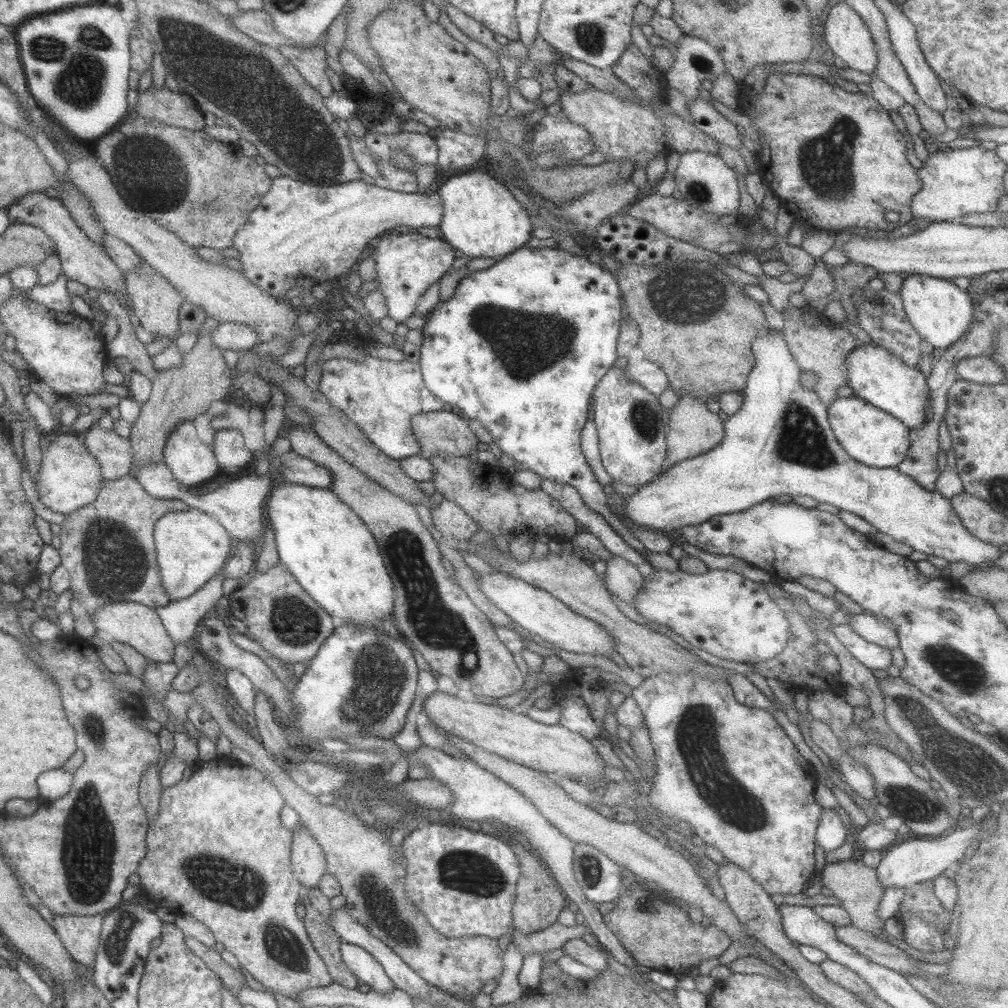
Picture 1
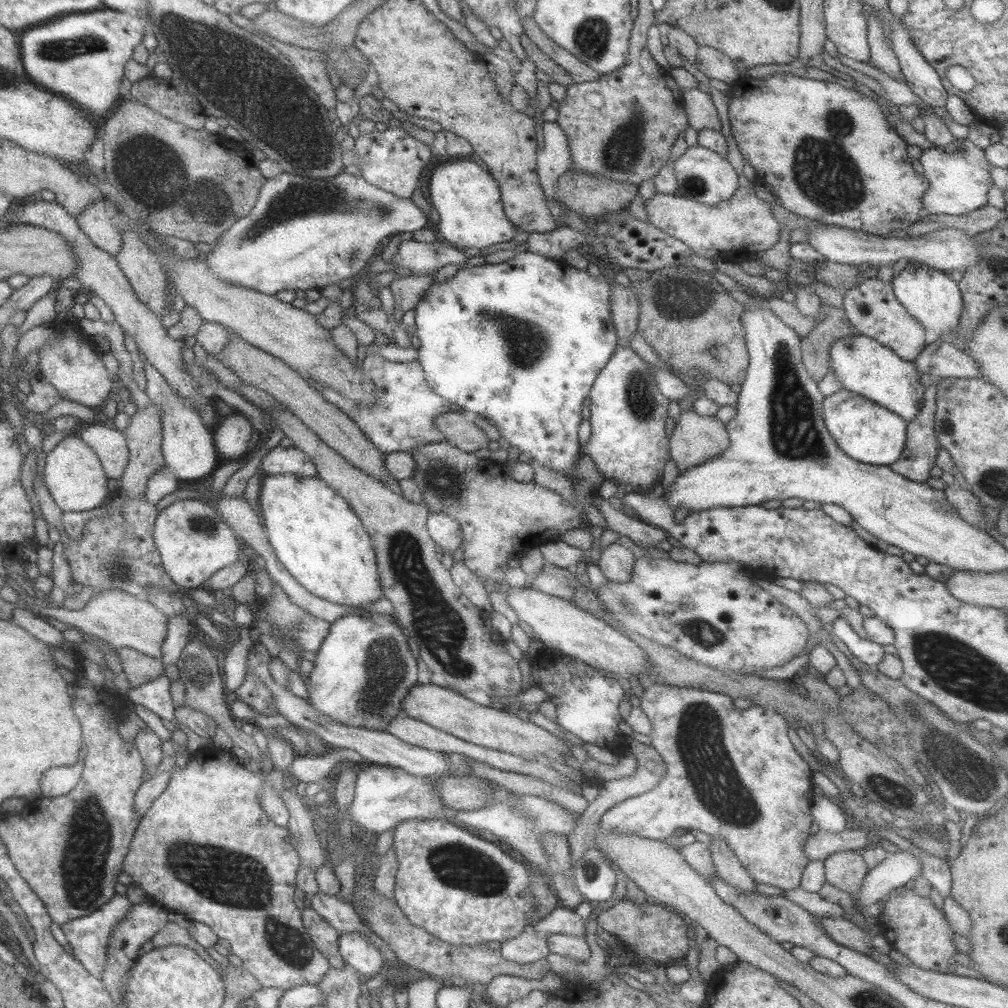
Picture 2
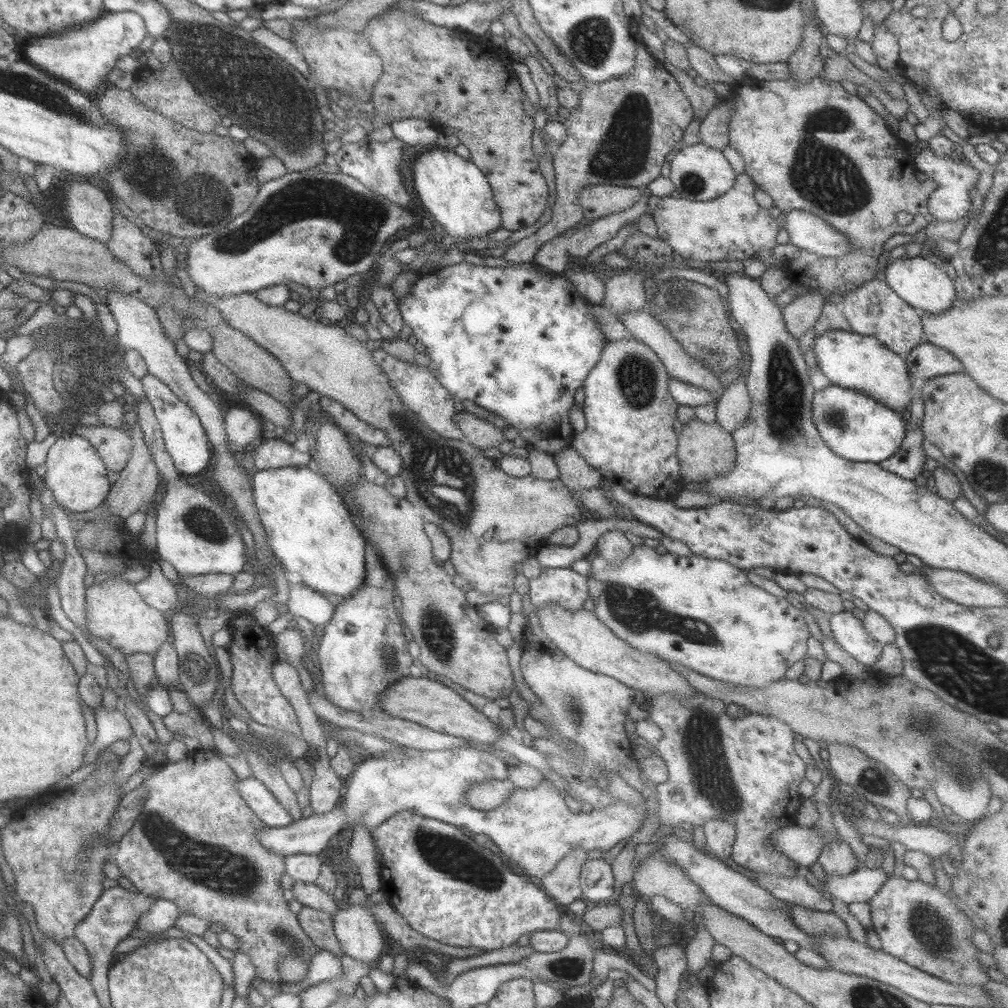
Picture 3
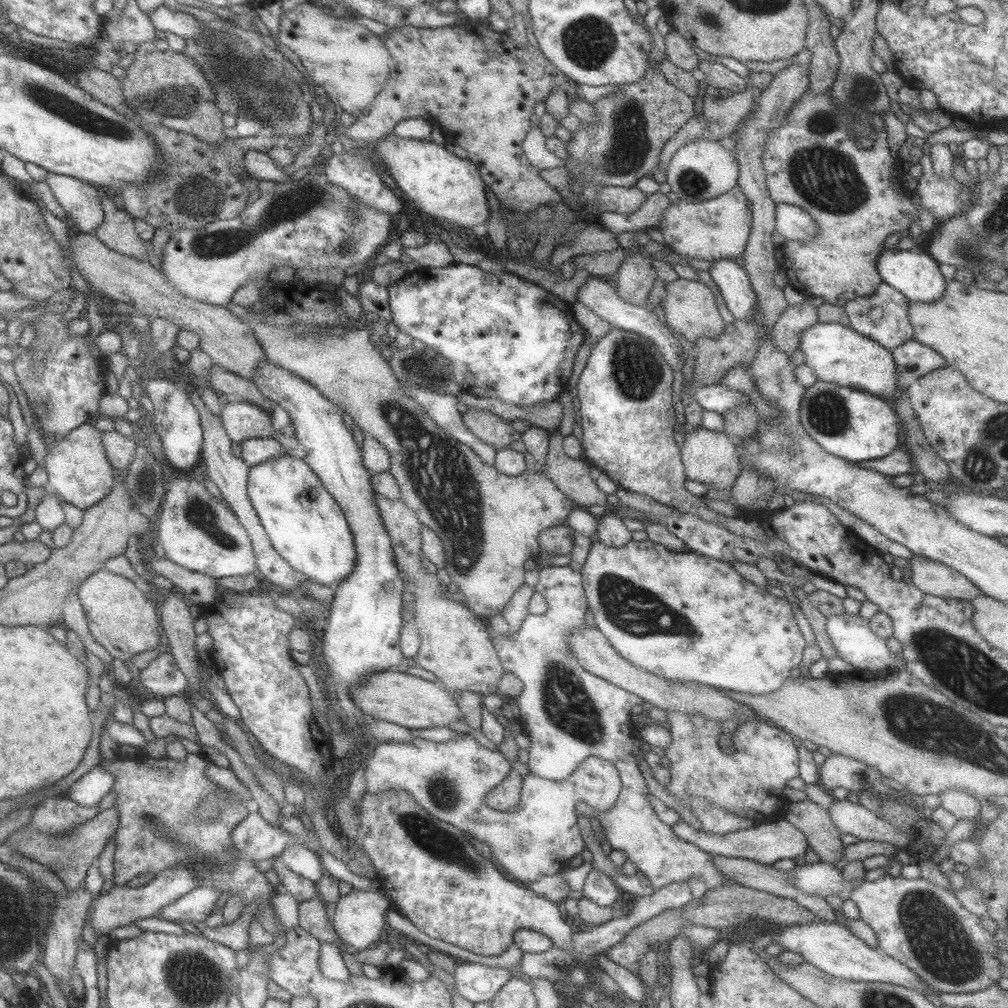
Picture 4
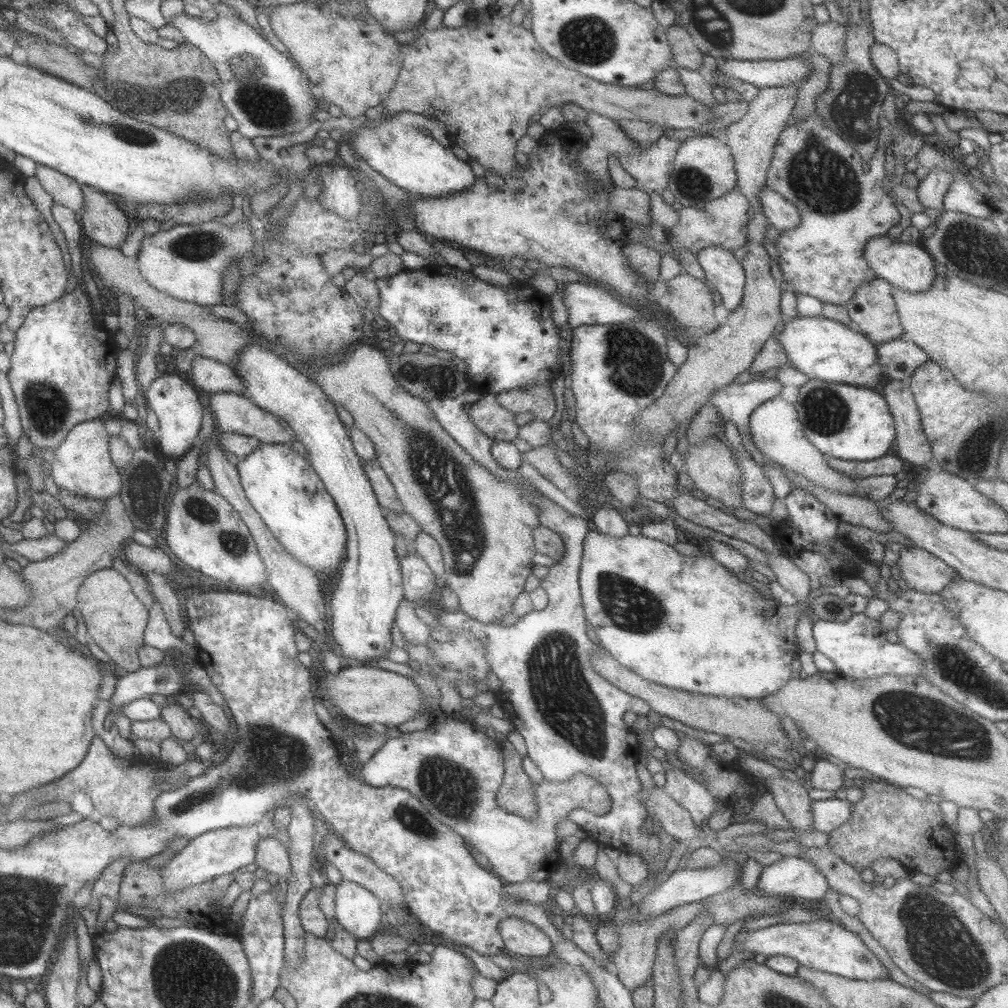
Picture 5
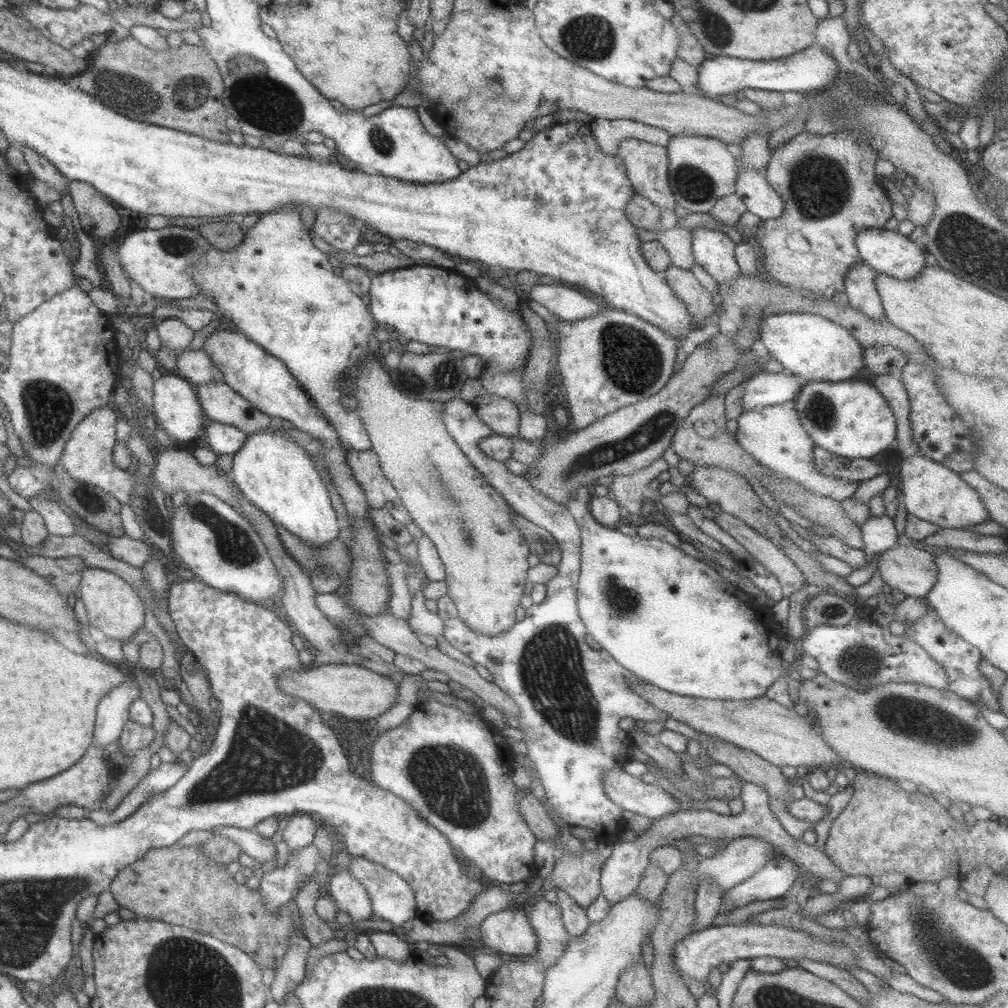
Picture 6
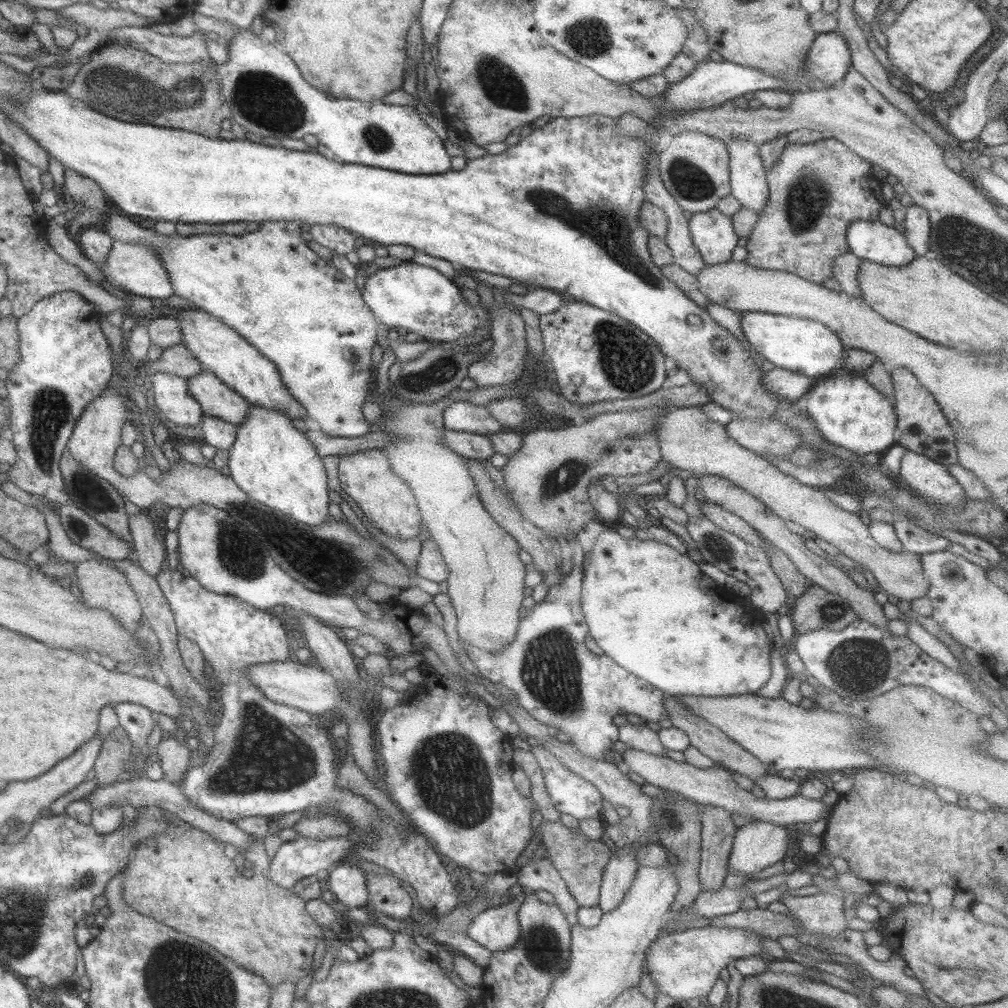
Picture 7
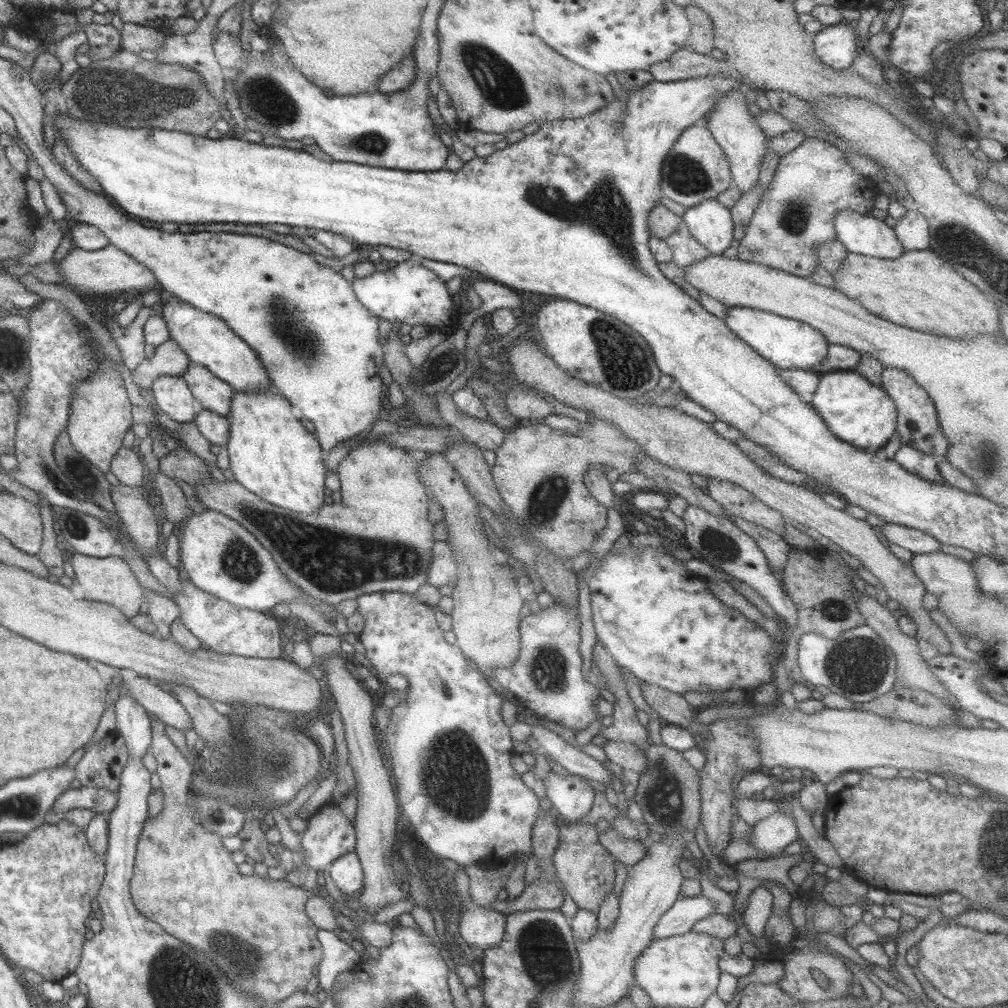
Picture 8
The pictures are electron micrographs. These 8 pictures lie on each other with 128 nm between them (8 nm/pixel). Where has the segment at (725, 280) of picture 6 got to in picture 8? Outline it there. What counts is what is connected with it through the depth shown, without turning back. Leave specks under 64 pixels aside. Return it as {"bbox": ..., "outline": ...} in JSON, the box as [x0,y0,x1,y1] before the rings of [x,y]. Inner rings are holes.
{"bbox":[681,199,733,256],"outline":[[[716,199],[702,201],[685,210],[681,220],[691,236],[702,244],[711,256],[721,255],[733,240],[730,210]]]}

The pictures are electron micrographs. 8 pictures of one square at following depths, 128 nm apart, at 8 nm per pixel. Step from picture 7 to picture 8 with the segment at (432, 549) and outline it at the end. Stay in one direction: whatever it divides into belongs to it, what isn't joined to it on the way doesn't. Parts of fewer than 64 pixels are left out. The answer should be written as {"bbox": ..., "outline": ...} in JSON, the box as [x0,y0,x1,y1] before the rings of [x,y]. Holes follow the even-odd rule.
{"bbox":[427,541,457,588],"outline":[[[446,541],[433,543],[433,557],[427,569],[427,584],[439,588],[457,578],[457,562]]]}

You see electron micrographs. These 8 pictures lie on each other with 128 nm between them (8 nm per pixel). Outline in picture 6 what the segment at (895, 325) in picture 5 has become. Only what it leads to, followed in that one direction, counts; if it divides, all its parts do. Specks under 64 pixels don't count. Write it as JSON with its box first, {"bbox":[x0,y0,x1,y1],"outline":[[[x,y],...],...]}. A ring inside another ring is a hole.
{"bbox":[843,260,884,320],"outline":[[[861,260],[849,269],[843,290],[849,306],[871,320],[884,320],[881,299],[875,289],[876,272]]]}

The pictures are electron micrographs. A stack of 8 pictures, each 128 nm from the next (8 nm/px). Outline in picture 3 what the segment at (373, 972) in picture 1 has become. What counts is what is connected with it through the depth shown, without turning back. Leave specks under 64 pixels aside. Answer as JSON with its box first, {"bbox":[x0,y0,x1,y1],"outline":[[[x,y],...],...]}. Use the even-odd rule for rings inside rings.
{"bbox":[332,902,385,965],"outline":[[[342,902],[341,909],[332,916],[332,927],[337,942],[345,955],[351,956],[359,962],[375,965],[382,957],[381,948],[385,944],[385,939],[379,930],[379,922],[367,906],[370,906],[370,904],[365,904],[365,906],[348,905]]]}

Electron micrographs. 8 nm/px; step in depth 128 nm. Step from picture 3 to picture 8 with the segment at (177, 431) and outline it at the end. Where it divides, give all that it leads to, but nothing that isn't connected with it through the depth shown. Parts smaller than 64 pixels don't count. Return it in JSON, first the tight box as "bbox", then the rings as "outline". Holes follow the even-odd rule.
{"bbox":[148,376,202,422],"outline":[[[158,376],[148,392],[157,412],[165,413],[175,422],[194,421],[195,415],[202,409],[180,376]]]}

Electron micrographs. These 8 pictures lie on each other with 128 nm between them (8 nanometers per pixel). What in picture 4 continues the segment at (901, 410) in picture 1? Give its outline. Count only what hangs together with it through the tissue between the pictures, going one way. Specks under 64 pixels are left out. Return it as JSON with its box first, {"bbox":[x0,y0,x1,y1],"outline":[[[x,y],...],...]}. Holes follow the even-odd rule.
{"bbox":[798,322,897,400],"outline":[[[817,322],[799,334],[798,348],[802,352],[803,363],[811,368],[818,380],[853,387],[884,400],[897,396],[895,363],[890,350],[852,328],[835,322]]]}

